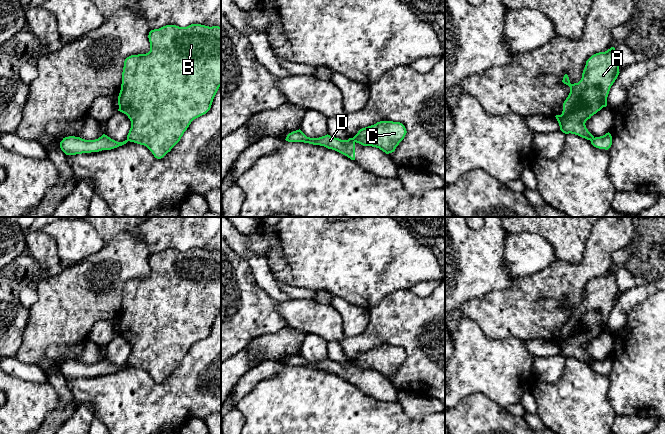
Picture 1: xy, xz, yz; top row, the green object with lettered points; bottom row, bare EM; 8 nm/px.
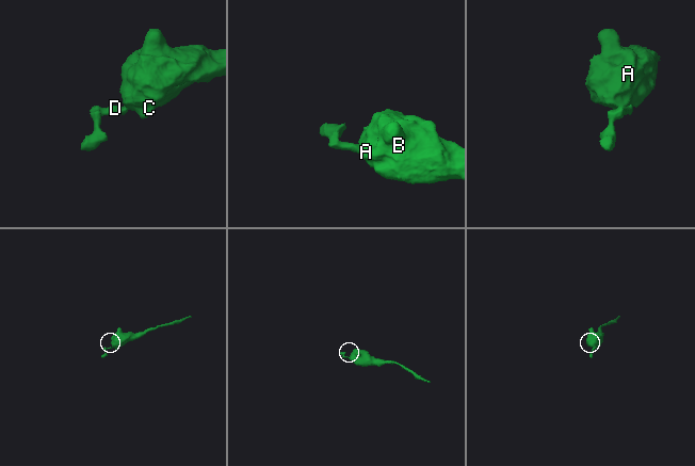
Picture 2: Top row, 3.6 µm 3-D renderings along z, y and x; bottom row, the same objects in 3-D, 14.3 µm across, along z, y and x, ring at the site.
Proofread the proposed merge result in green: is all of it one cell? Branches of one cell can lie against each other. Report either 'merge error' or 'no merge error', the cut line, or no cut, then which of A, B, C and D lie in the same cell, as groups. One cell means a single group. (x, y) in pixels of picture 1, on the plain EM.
merge error | xz (351, 362), (355, 365) | A B C / D

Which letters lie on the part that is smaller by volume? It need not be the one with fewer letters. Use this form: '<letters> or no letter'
D

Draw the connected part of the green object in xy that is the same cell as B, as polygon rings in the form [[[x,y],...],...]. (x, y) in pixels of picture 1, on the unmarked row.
[[[166,249],[151,254],[148,262],[148,277],[131,279],[124,285],[118,335],[126,338],[131,345],[127,364],[146,370],[155,382],[161,383],[180,365],[191,346],[211,332],[221,310],[221,251]]]

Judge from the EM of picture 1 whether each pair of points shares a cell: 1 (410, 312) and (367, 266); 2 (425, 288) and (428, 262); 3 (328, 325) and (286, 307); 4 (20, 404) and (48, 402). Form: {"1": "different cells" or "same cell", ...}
{"1": "different cells", "2": "different cells", "3": "same cell", "4": "same cell"}

